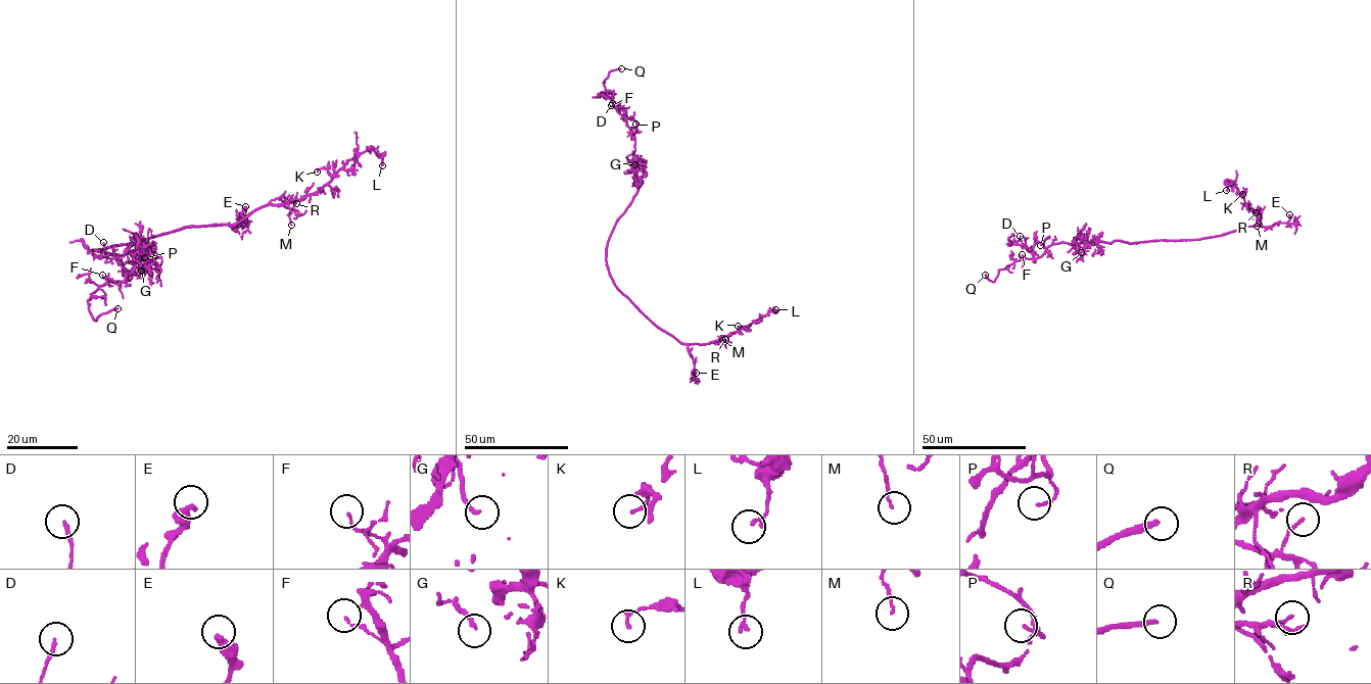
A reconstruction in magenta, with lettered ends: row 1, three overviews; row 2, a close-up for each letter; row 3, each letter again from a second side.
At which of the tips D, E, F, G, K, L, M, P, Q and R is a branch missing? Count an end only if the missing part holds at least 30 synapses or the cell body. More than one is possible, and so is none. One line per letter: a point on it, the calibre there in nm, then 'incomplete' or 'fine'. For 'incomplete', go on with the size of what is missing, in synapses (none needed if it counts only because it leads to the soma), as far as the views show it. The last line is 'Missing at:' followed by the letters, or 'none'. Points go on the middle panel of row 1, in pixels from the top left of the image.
D: at (612, 103); 150 nm thick; fine
E: at (696, 373); 400 nm thick; fine
F: at (611, 105); 90 nm thick; fine
G: at (634, 164); 160 nm thick; incomplete; about 70 synapses
K: at (738, 326); 120 nm thick; fine
L: at (775, 309); 170 nm thick; fine
M: at (722, 340); 100 nm thick; fine
P: at (635, 124); 110 nm thick; fine
Q: at (621, 68); 240 nm thick; incomplete
R: at (725, 339); 120 nm thick; fine
Missing at: G, Q

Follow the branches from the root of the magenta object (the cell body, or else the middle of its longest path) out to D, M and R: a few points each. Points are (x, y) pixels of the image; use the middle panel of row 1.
D: (606, 257), (613, 228), (641, 184), (633, 161), (633, 134), (625, 112), (611, 99), (612, 103)
M: (606, 257), (614, 285), (658, 328), (682, 343), (706, 344), (722, 340)
R: (606, 257), (614, 285), (658, 328), (686, 343), (706, 344), (725, 339)

